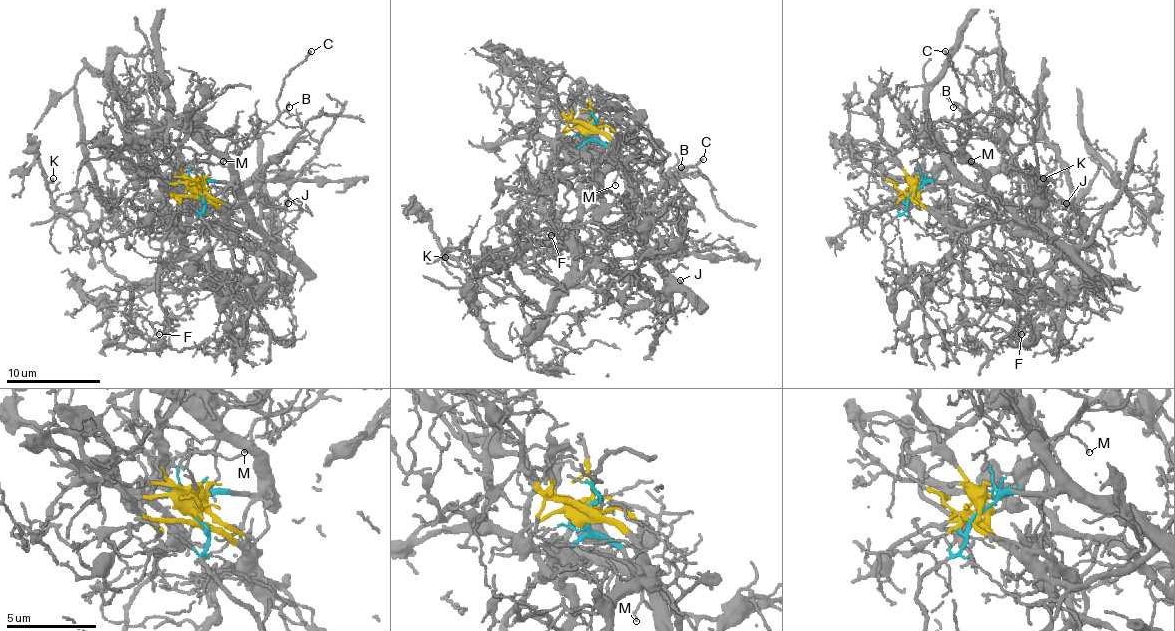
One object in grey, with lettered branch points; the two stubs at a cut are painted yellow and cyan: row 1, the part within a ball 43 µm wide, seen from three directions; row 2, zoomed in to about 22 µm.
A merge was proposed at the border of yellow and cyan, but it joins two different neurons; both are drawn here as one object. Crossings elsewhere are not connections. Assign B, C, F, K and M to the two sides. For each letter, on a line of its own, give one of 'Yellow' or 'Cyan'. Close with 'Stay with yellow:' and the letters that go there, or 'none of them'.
B: Cyan
C: Cyan
F: Yellow
K: Yellow
M: Cyan
Stay with yellow: F, K

